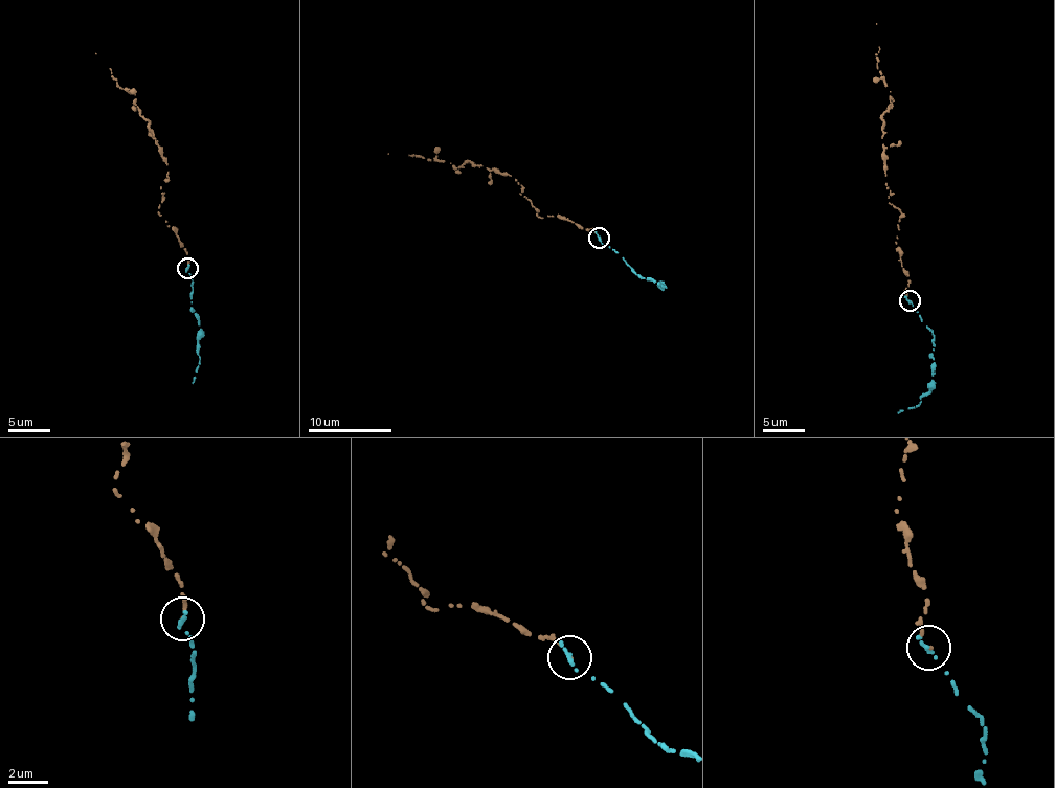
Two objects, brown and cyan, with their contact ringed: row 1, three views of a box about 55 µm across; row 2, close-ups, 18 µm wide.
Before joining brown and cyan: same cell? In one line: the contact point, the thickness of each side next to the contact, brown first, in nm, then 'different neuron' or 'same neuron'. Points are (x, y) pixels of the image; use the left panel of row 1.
place (187, 268); calibres 130 and 240 nm; same neuron

